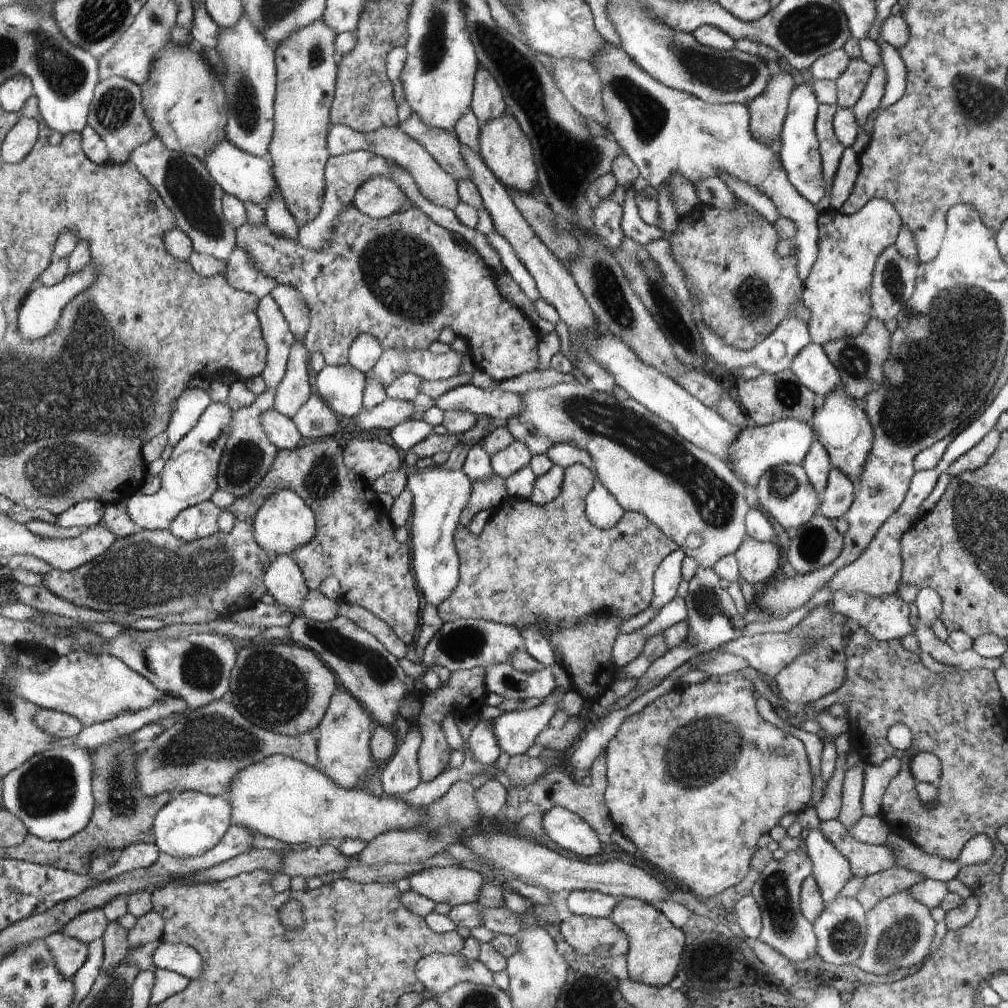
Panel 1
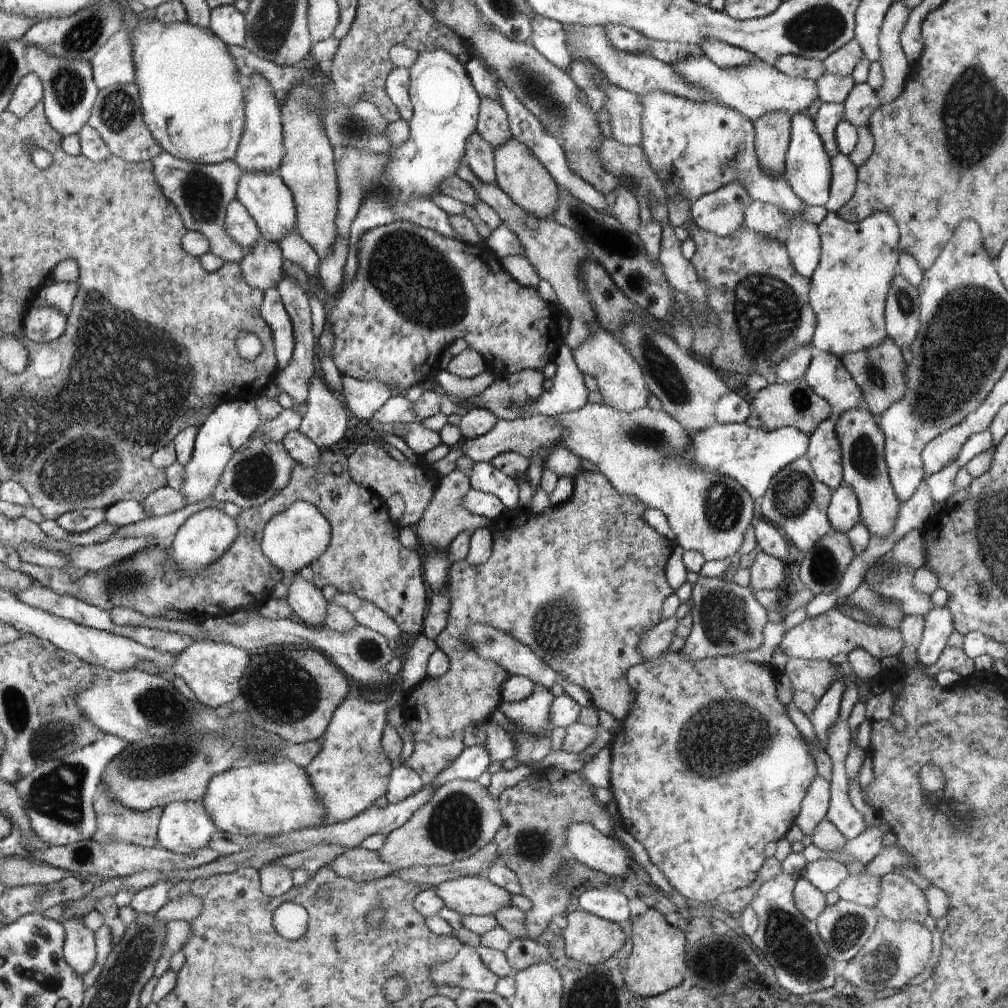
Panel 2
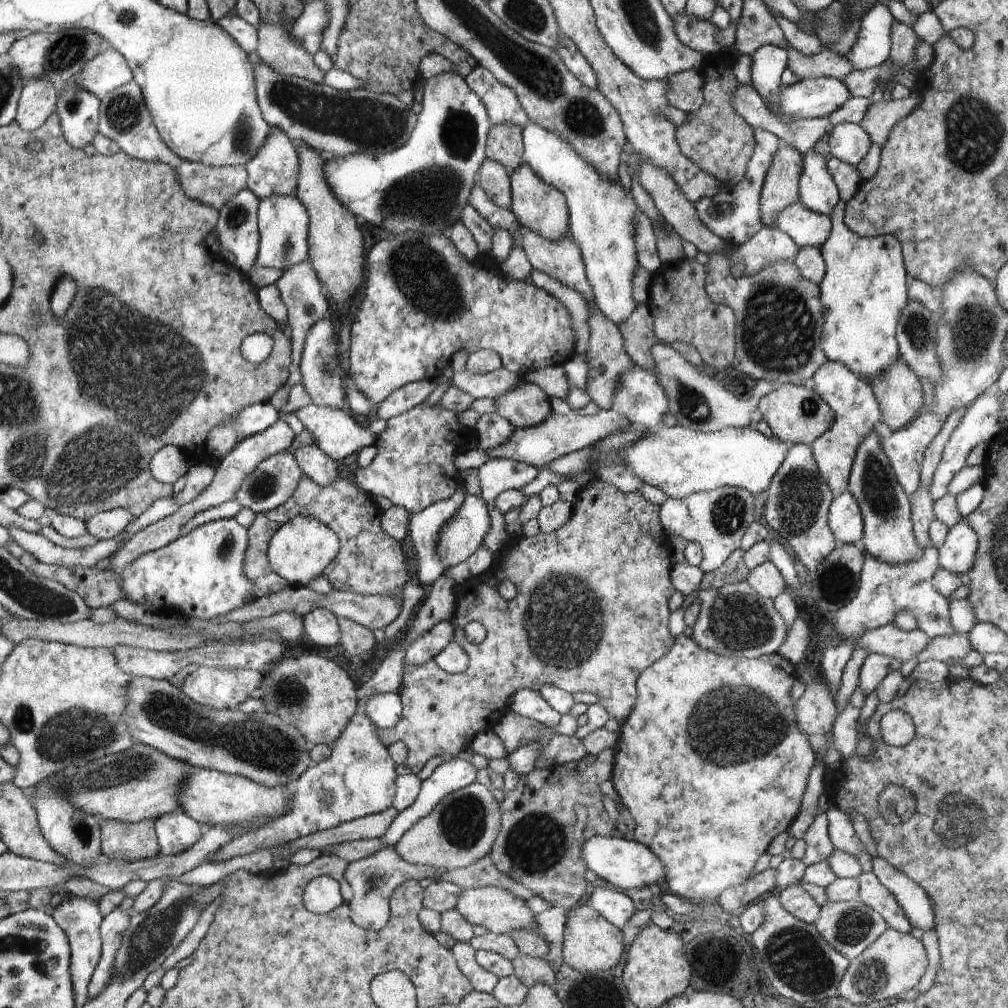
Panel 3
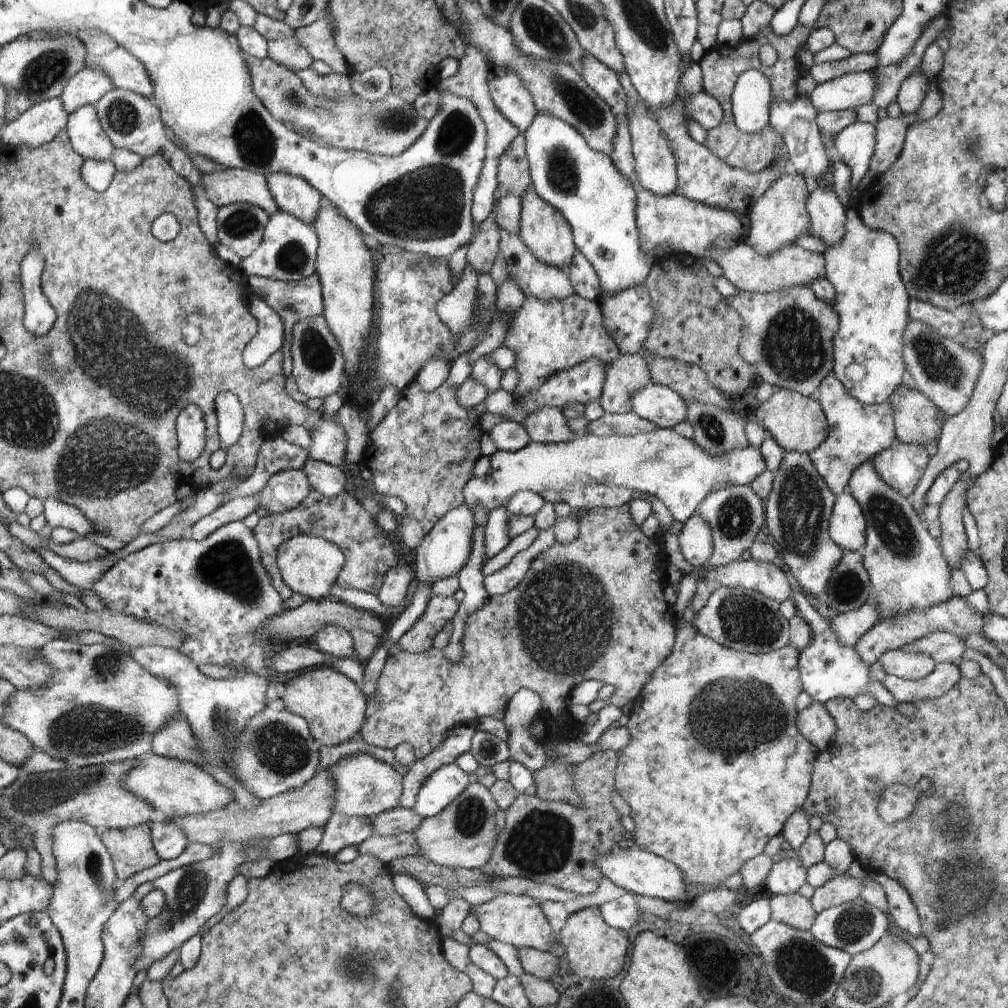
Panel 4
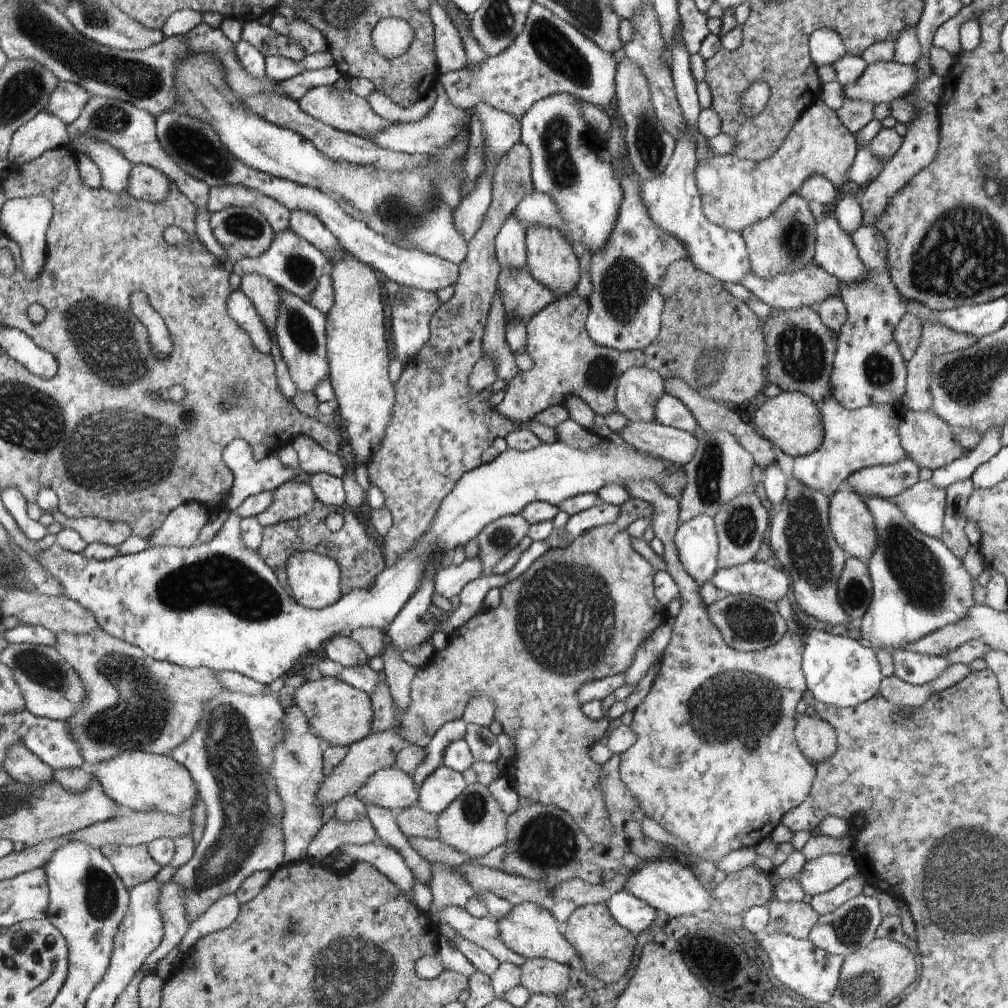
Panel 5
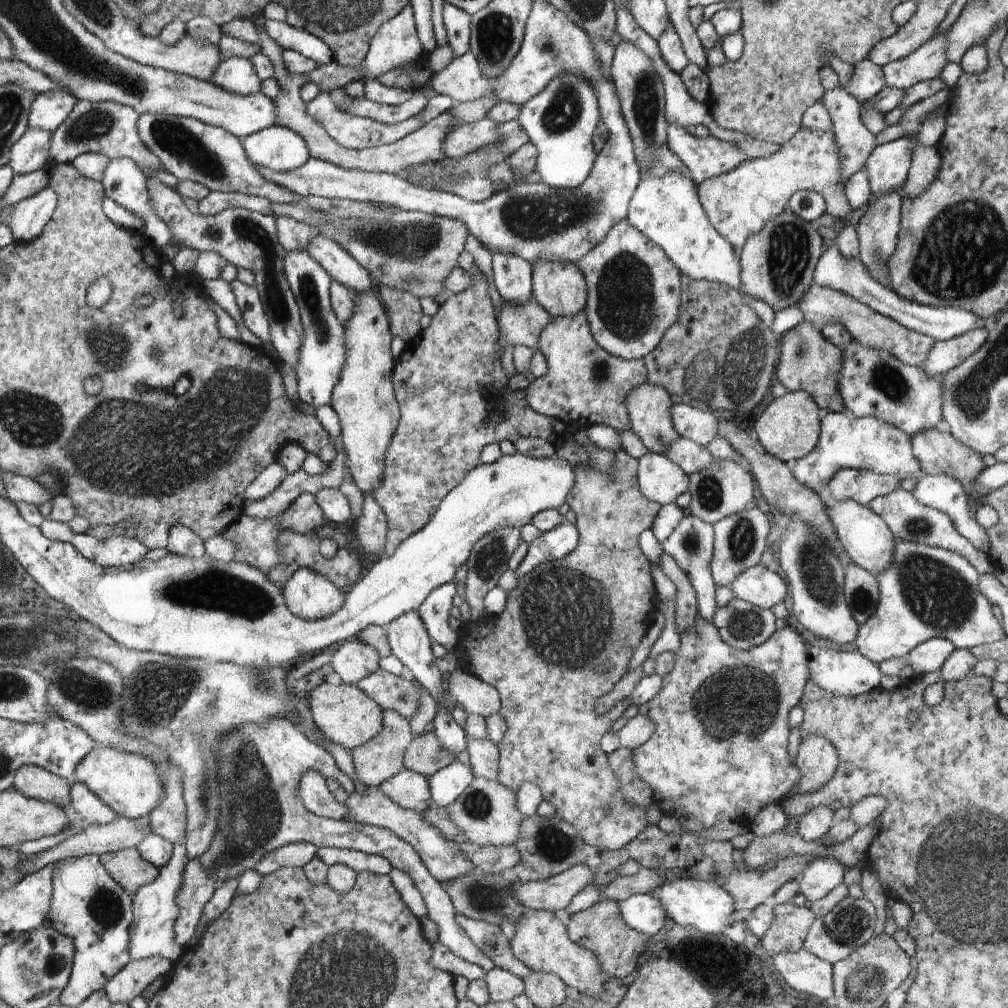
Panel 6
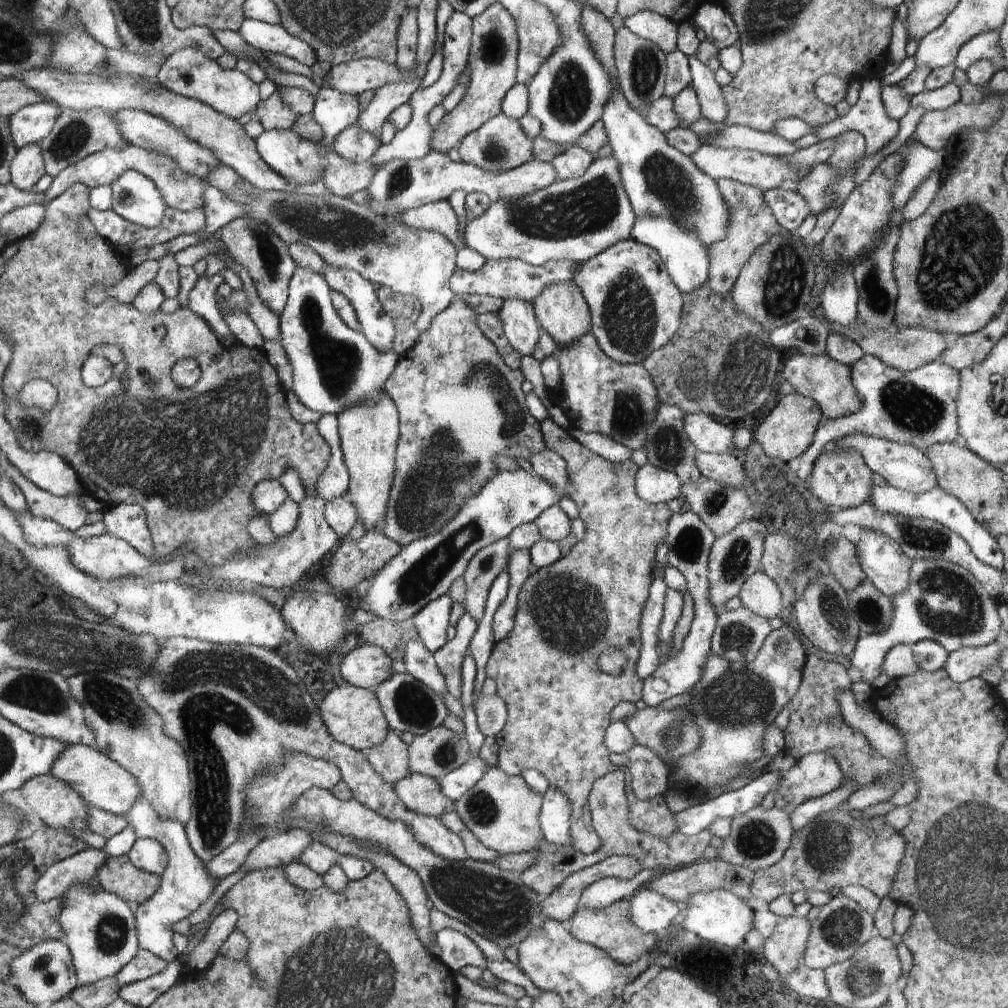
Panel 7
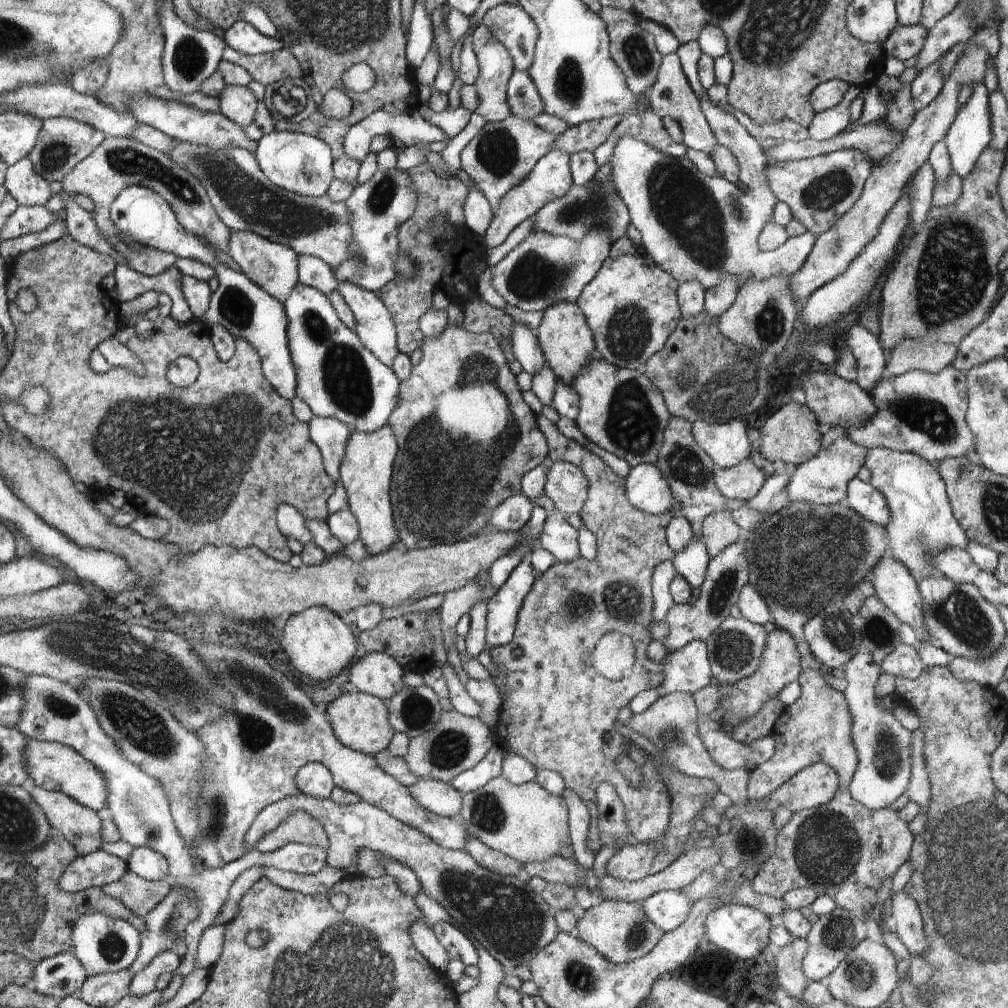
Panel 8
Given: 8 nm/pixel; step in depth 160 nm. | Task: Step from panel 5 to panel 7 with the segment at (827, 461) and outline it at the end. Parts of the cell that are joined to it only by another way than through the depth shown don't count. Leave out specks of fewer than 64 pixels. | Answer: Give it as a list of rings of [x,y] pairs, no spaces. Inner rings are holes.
[[[856,432],[852,436],[842,436],[840,440],[828,442],[824,446],[826,452],[850,452],[850,450],[860,454],[860,458],[868,466],[868,469],[872,473],[882,476],[890,487],[903,489],[913,494],[922,494],[922,492],[928,492],[928,490],[937,486],[930,460],[924,456],[922,451],[910,444],[898,444],[898,442],[874,438],[874,436],[866,436],[862,432]]]

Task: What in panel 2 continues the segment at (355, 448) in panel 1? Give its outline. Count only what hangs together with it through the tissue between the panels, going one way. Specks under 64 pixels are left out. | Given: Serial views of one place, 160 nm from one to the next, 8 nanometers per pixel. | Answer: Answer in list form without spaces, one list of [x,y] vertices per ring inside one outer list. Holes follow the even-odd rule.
[[[374,444],[358,446],[354,453],[347,458],[348,470],[352,480],[360,486],[365,486],[374,494],[380,495],[385,501],[391,496],[400,495],[405,502],[405,511],[400,526],[415,528],[415,524],[422,518],[423,512],[430,504],[439,486],[440,477],[425,460],[424,455],[416,455],[417,462],[406,459],[400,462],[388,455],[383,448]]]

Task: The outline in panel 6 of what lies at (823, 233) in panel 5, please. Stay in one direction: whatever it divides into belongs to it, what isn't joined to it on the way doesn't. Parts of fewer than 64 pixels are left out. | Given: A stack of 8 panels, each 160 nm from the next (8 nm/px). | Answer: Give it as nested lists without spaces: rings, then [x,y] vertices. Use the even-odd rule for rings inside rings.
[[[836,244],[824,248],[813,278],[813,282],[816,282],[818,286],[838,290],[838,292],[866,304],[874,312],[900,322],[905,328],[930,336],[934,341],[951,340],[970,332],[970,330],[984,330],[986,328],[986,319],[976,316],[974,312],[966,312],[960,308],[925,306],[900,298],[893,289],[882,286],[880,280],[872,278],[872,274],[868,274],[868,270],[860,258],[844,258],[838,252]]]

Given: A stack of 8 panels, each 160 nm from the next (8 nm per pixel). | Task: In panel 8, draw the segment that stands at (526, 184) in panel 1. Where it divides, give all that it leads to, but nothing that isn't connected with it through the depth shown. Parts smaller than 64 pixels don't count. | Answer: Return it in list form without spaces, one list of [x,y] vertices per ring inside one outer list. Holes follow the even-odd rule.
[[[558,303],[548,307],[543,312],[542,322],[535,335],[545,356],[545,364],[552,369],[558,381],[572,387],[575,378],[592,360],[590,354],[595,348],[592,331],[589,329],[580,307],[577,303]]]

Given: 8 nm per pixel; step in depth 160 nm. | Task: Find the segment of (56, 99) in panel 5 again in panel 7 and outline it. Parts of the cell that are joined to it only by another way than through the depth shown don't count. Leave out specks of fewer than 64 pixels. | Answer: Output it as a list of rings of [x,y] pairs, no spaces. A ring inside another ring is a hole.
[[[53,101],[36,102],[36,104],[24,106],[11,115],[10,136],[16,149],[43,141],[56,126],[56,120],[62,111],[63,109]]]

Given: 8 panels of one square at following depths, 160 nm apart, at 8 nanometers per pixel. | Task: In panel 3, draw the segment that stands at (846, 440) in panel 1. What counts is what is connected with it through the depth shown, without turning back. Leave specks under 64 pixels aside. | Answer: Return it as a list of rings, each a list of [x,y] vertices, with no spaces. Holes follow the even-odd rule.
[[[874,430],[870,432],[872,434],[868,434],[864,442],[860,442],[854,454],[848,482],[848,491],[856,500],[863,517],[863,538],[859,545],[868,556],[880,562],[888,562],[890,566],[914,562],[924,556],[926,549],[920,548],[914,538],[910,496],[905,494],[902,486],[897,482],[876,432]]]

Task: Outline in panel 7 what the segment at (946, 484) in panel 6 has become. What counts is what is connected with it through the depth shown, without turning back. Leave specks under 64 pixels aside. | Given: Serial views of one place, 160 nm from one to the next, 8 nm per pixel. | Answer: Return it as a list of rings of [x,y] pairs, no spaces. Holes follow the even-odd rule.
[[[874,485],[866,502],[872,504],[880,512],[890,512],[890,514],[900,514],[900,516],[908,516],[908,518],[922,518],[940,522],[944,526],[948,526],[952,532],[958,534],[970,546],[970,550],[976,554],[980,562],[992,566],[998,571],[1003,569],[1004,554],[1000,551],[997,540],[978,523],[970,510],[954,494],[948,494],[938,486],[928,490],[928,492],[922,492],[922,494],[913,494],[895,487]]]

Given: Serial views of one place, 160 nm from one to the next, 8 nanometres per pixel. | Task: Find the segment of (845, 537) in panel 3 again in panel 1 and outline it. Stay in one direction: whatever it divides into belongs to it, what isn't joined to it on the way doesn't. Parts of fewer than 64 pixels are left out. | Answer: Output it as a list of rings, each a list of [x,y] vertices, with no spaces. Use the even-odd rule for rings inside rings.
[[[831,466],[827,487],[820,500],[818,512],[828,520],[835,521],[845,516],[854,502],[854,482],[841,470]]]

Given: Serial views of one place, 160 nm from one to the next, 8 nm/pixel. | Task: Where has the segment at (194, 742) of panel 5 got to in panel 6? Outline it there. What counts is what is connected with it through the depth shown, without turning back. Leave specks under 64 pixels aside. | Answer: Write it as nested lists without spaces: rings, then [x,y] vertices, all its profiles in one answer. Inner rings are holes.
[[[270,718],[264,726],[246,722],[220,740],[218,824],[208,850],[196,858],[210,878],[214,878],[215,887],[220,887],[230,878],[239,878],[254,868],[264,854],[276,852],[282,846],[292,845],[292,842],[308,842],[316,849],[354,848],[365,854],[382,856],[390,862],[392,869],[404,872],[414,882],[426,904],[427,918],[438,928],[437,941],[450,948],[458,958],[481,966],[486,972],[492,970],[496,965],[458,926],[451,898],[432,877],[412,846],[390,830],[344,820],[322,819],[306,810],[298,796],[298,784],[302,774],[308,770],[320,772],[324,779],[334,778],[344,788],[354,786],[353,780],[340,771],[331,754],[324,747],[310,742],[288,718]]]

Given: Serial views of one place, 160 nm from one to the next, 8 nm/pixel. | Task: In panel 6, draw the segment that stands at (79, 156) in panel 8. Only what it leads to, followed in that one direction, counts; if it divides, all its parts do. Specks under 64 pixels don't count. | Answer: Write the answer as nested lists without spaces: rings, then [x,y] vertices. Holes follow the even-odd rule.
[[[78,99],[68,119],[52,133],[47,165],[52,167],[56,164],[71,164],[80,154],[97,153],[109,159],[128,158],[143,171],[164,170],[160,158],[140,140],[138,118],[140,115],[130,106],[108,101],[90,102]]]

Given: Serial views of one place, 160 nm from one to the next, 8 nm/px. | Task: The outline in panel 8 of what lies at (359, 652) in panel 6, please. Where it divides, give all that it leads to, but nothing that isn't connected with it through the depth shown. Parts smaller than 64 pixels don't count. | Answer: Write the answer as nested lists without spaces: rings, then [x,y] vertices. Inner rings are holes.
[[[368,653],[350,668],[350,689],[387,701],[398,694],[404,684],[405,670],[384,653]]]

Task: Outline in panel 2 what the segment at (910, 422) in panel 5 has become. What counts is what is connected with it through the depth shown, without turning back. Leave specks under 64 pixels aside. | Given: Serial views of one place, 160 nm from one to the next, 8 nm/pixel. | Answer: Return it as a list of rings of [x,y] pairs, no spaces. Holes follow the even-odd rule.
[[[890,338],[877,347],[857,353],[845,354],[841,357],[846,370],[850,372],[854,382],[860,387],[863,394],[863,404],[878,418],[892,403],[898,403],[907,393],[907,364],[902,357],[898,345]]]

